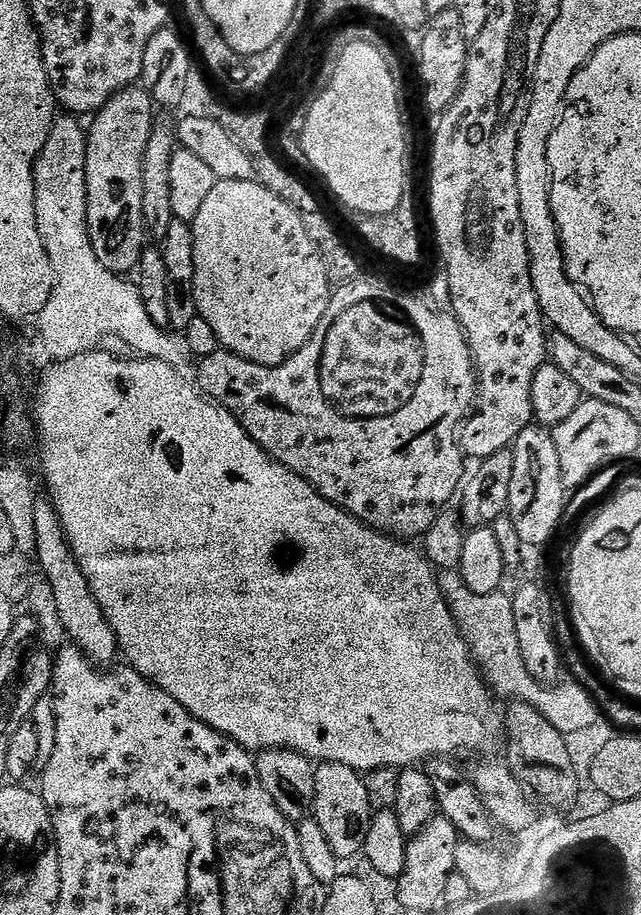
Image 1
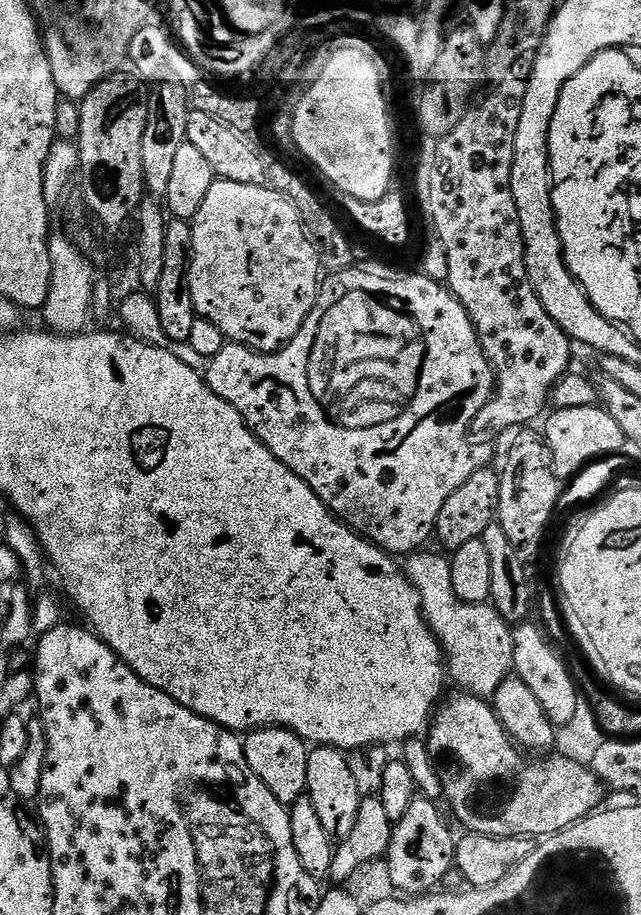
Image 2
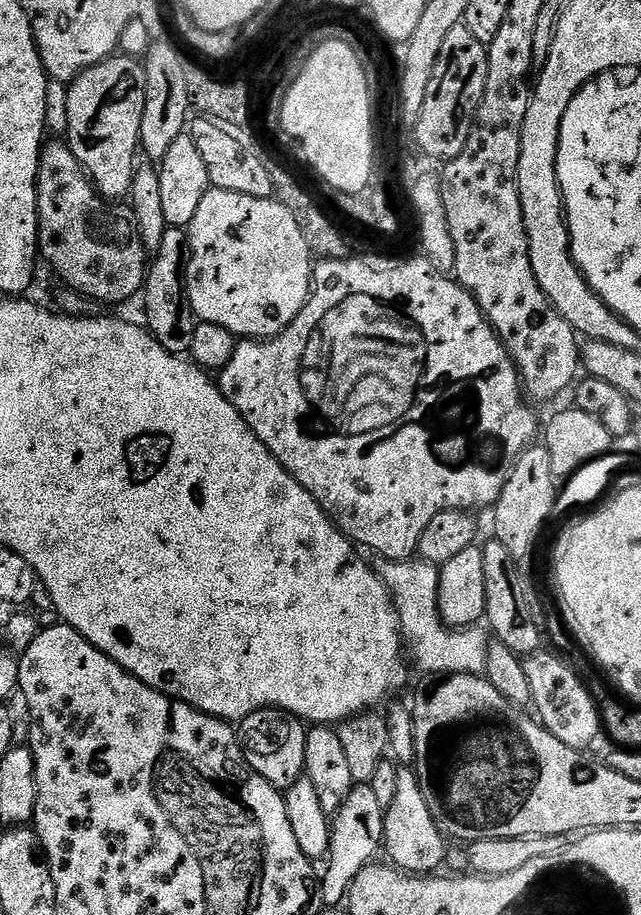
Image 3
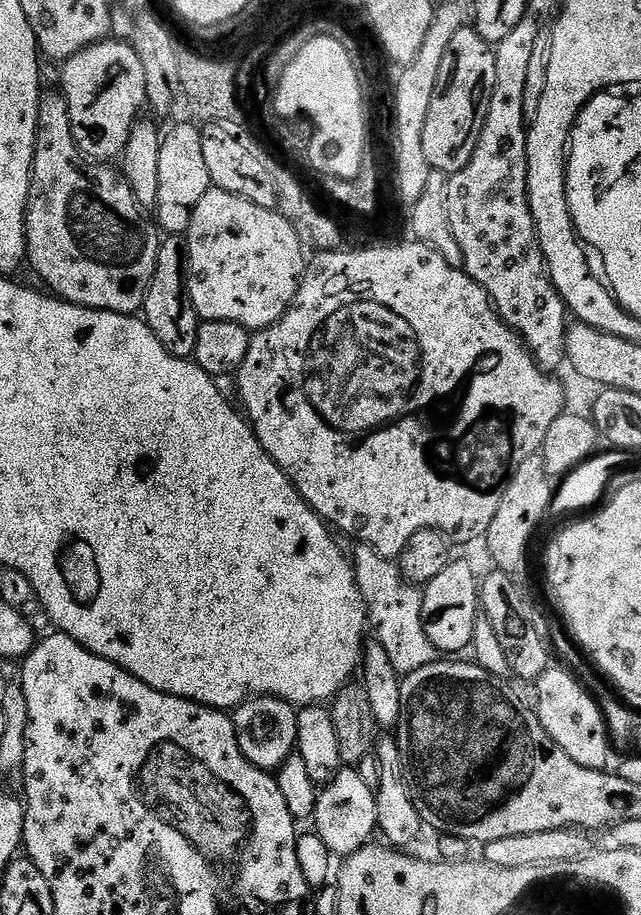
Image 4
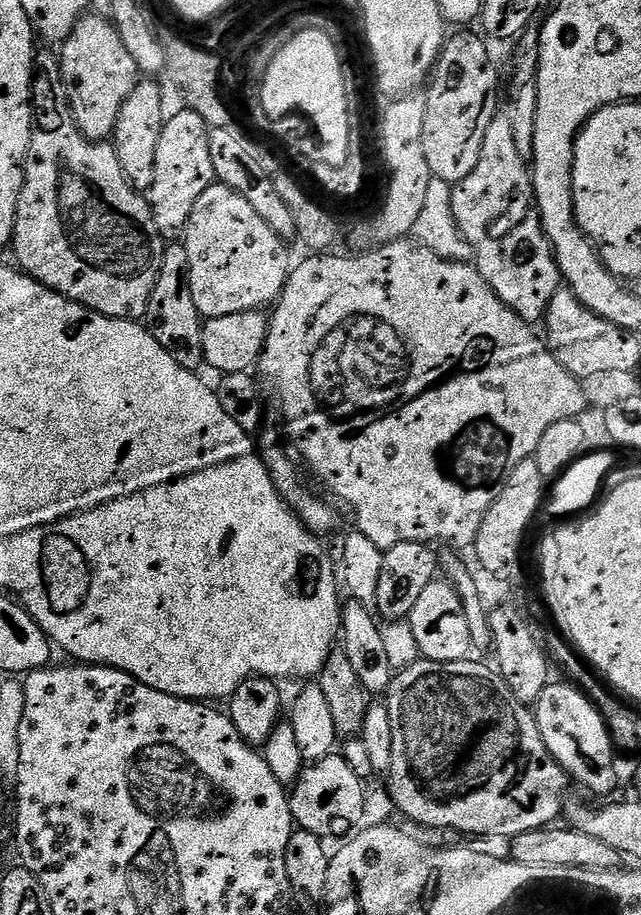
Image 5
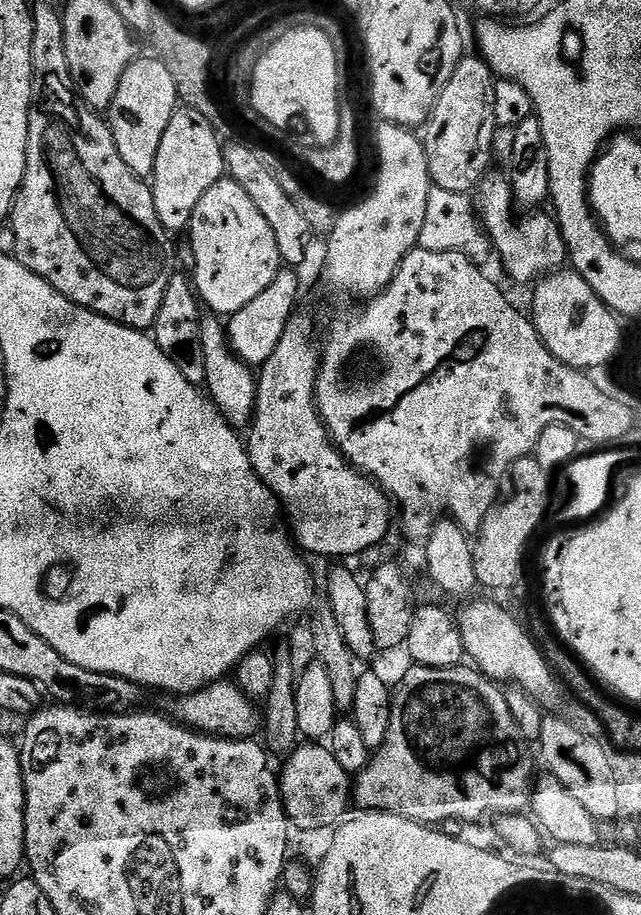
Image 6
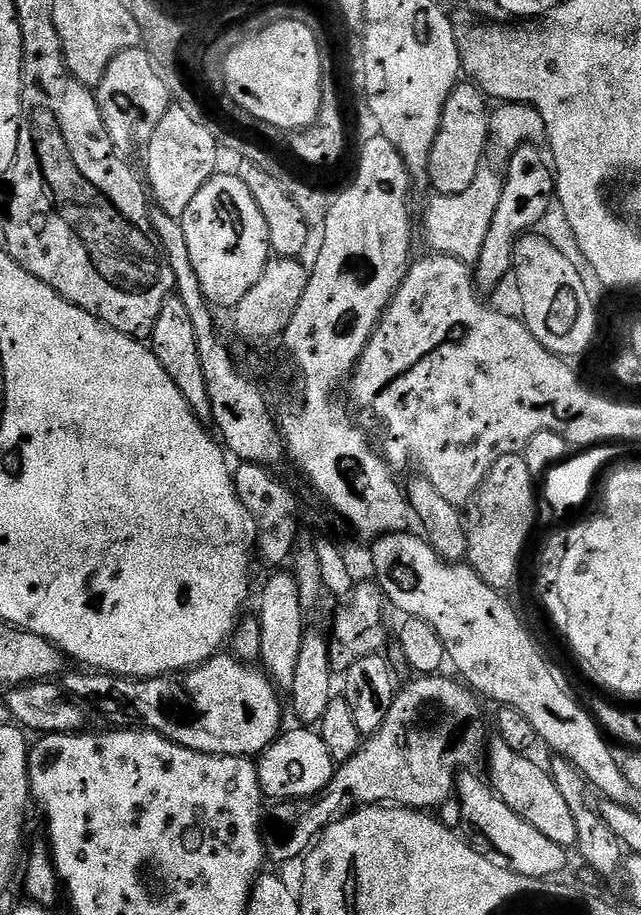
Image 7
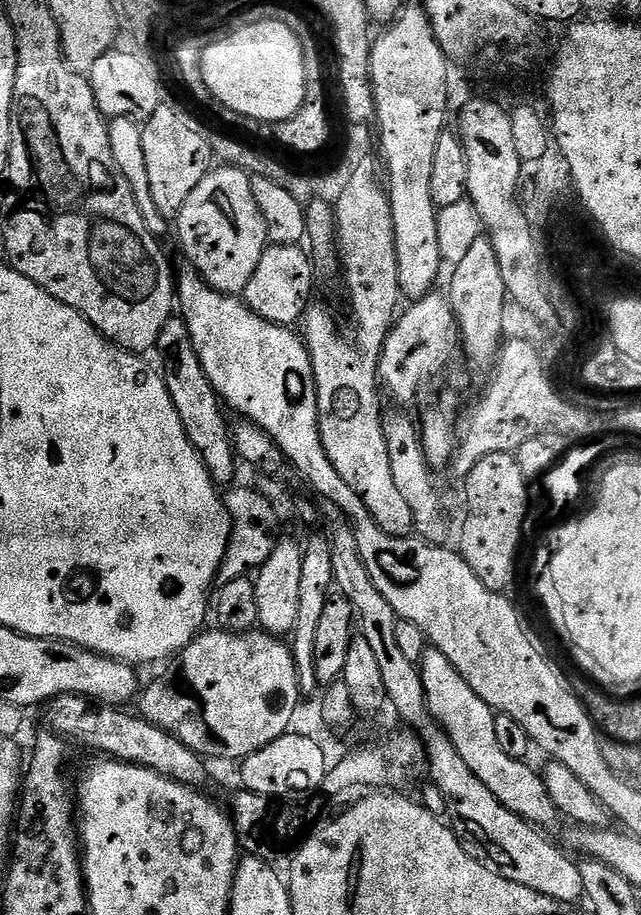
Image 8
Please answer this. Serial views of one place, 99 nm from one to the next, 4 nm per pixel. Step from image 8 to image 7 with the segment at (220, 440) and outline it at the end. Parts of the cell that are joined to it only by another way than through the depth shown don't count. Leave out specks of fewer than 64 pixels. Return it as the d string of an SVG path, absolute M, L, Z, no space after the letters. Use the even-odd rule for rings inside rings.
M179 295L169 296L162 306L154 322L150 347L158 362L162 362L166 372L174 378L178 390L182 390L186 402L196 411L197 418L205 422L211 421L210 390L206 386L206 378L202 375L202 358L198 358L198 338L194 338L194 322L186 310L186 302L182 302Z

